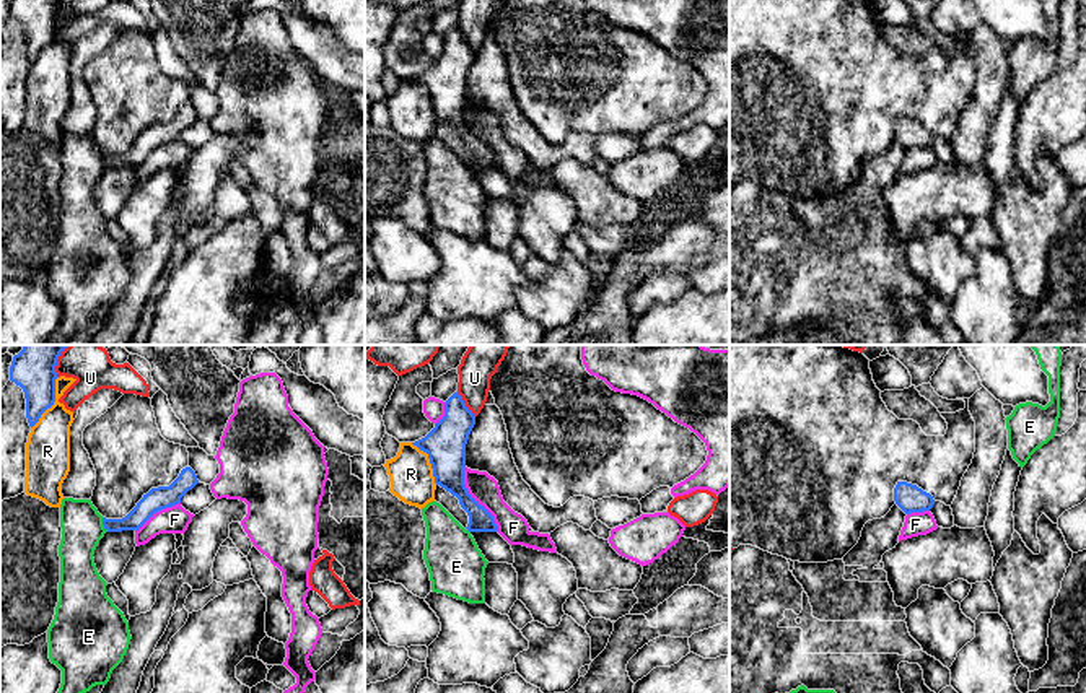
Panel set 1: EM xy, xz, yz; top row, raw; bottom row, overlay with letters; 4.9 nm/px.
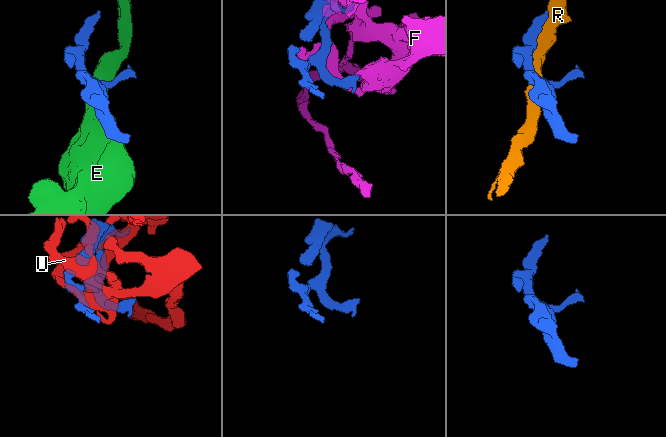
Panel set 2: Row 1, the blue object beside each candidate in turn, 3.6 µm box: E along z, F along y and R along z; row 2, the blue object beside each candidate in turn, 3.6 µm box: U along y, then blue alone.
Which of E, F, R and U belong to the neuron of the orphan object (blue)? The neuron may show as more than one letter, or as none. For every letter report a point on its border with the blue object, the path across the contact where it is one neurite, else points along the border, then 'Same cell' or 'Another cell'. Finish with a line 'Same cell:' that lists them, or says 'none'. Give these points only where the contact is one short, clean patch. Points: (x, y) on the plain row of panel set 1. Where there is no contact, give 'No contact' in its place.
E: Touches blue at xy (103, 160). Boundary: xy (101, 153), (101, 160), (108, 166). Another cell
F: Touches blue at xz (472, 134). Same cell
R: Touches blue at xy (52, 39). Another cell
U: Touches blue at xz (464, 39). Another cell
Same cell: F

